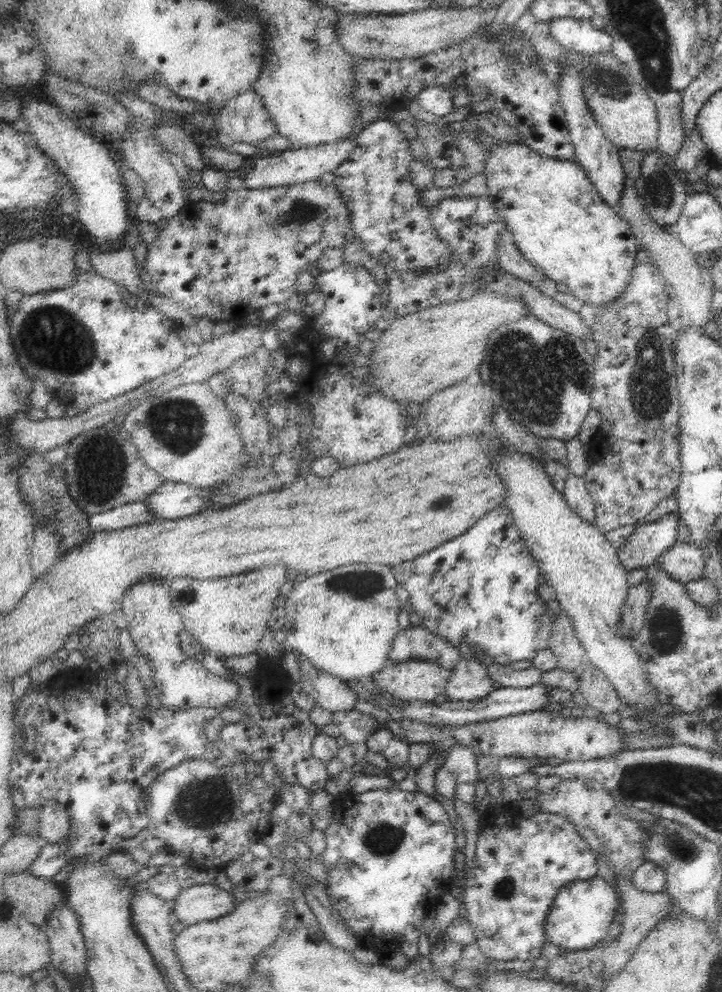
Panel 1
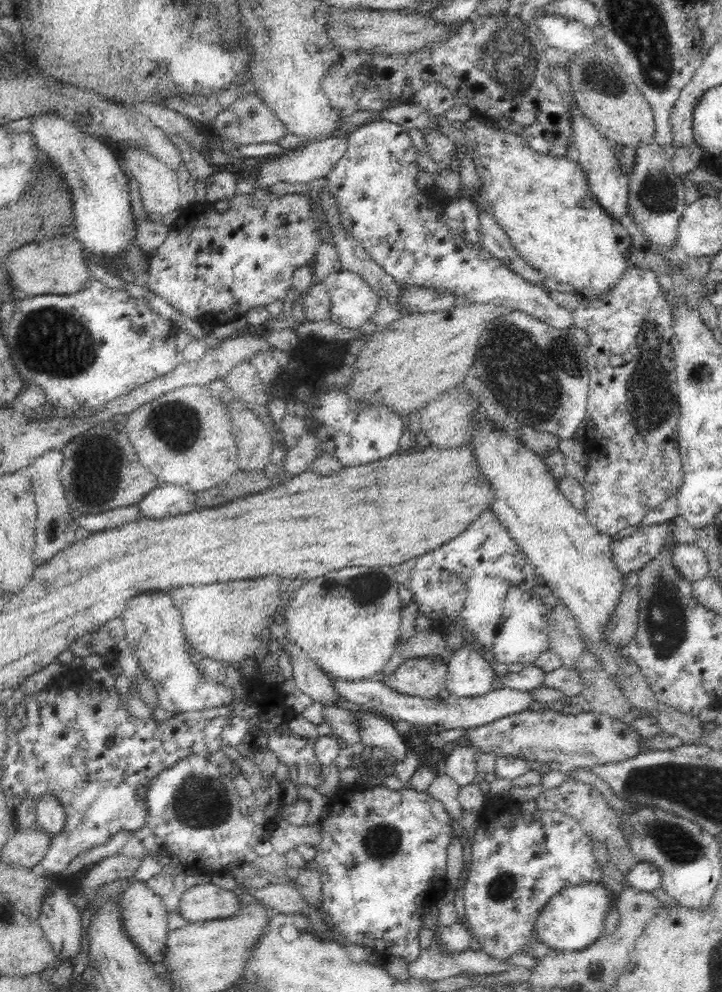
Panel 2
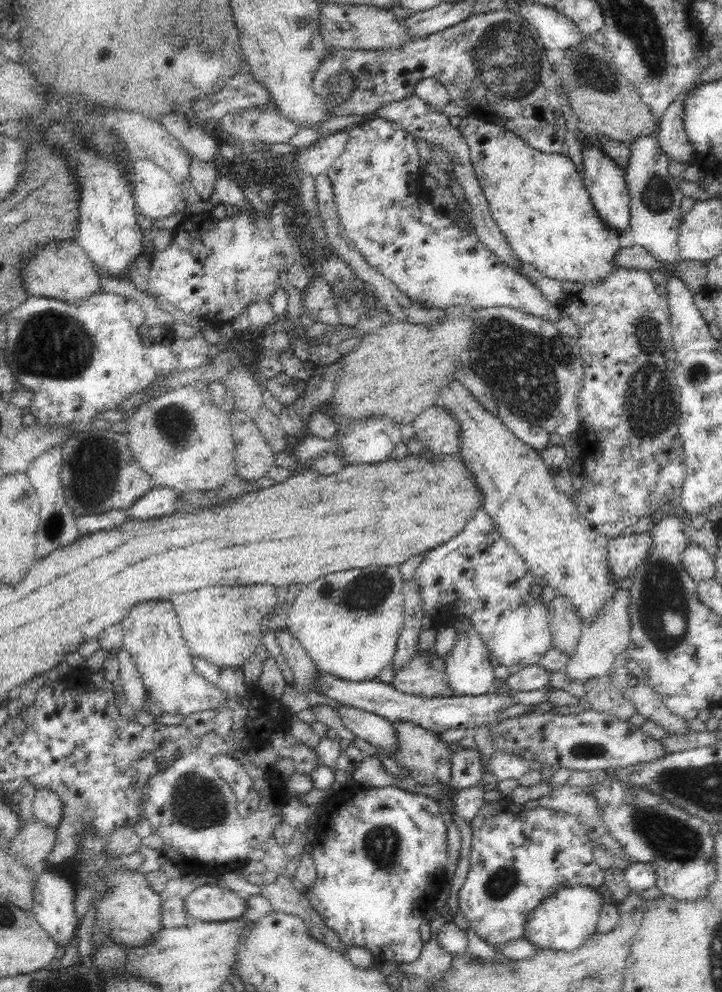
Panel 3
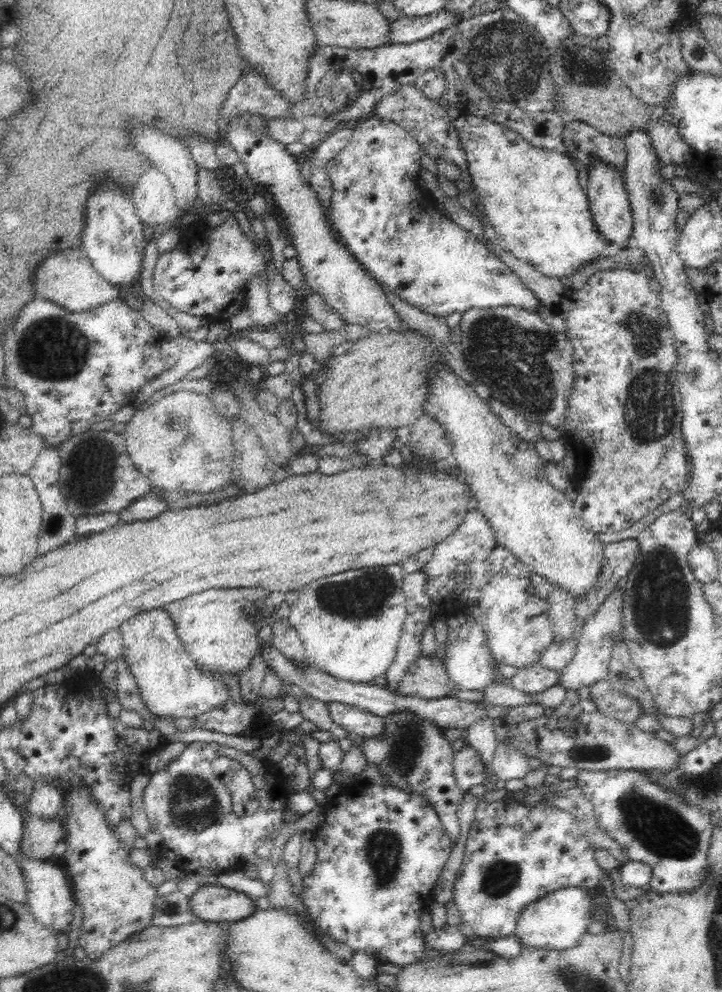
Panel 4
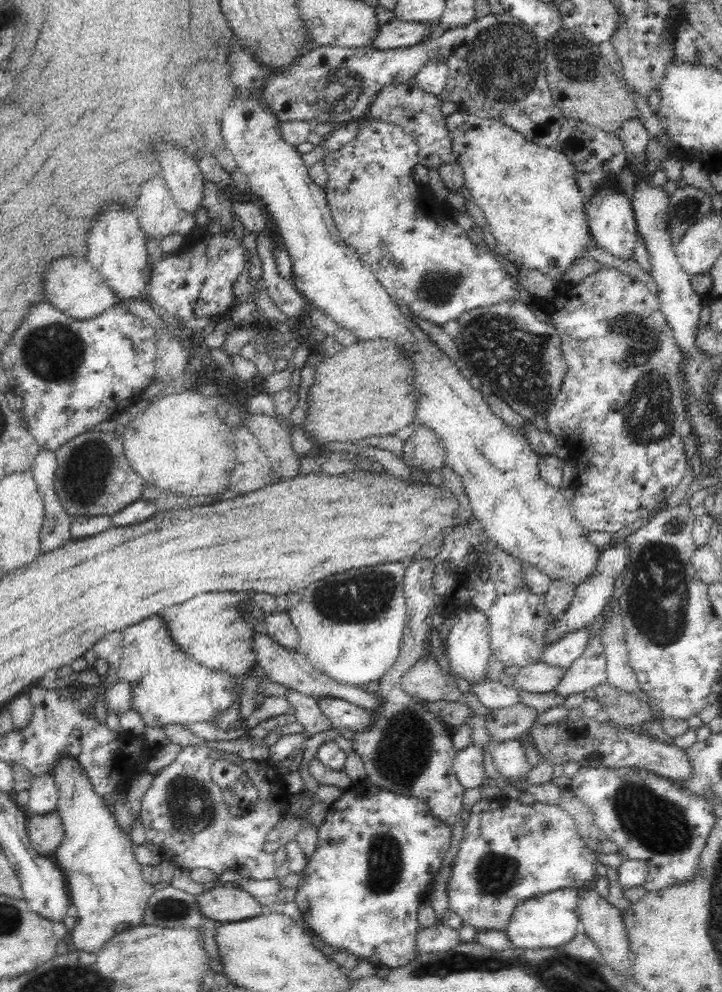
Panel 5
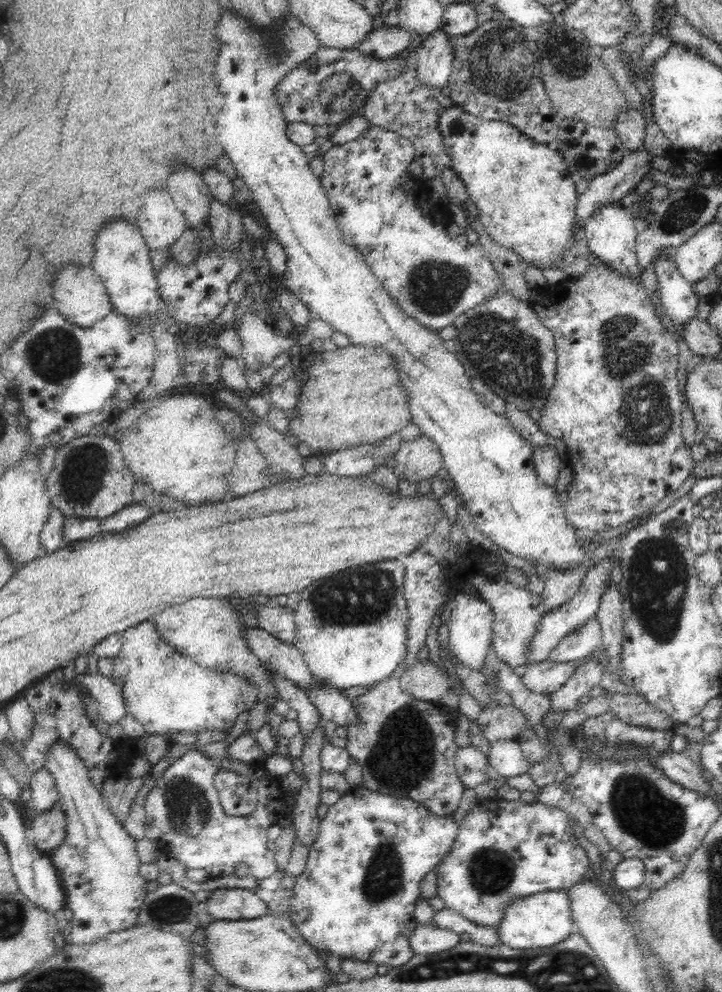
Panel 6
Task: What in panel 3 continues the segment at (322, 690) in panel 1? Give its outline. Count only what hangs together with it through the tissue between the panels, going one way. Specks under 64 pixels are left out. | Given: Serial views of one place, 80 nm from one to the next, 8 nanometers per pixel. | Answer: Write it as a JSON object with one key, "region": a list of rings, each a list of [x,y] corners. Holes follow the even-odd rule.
{"region":[[[290,628],[276,630],[277,641],[282,649],[282,653],[292,670],[294,680],[293,684],[297,688],[303,688],[308,692],[316,692],[318,683],[318,668],[313,661],[307,656],[307,651],[298,642],[298,639],[292,634]]]}

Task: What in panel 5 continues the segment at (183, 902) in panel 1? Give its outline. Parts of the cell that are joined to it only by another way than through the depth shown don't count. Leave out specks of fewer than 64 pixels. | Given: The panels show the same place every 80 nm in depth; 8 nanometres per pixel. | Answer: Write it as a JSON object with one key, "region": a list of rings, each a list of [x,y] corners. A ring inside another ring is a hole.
{"region":[[[209,885],[196,897],[200,914],[219,924],[241,921],[265,911],[258,898],[238,887]]]}

